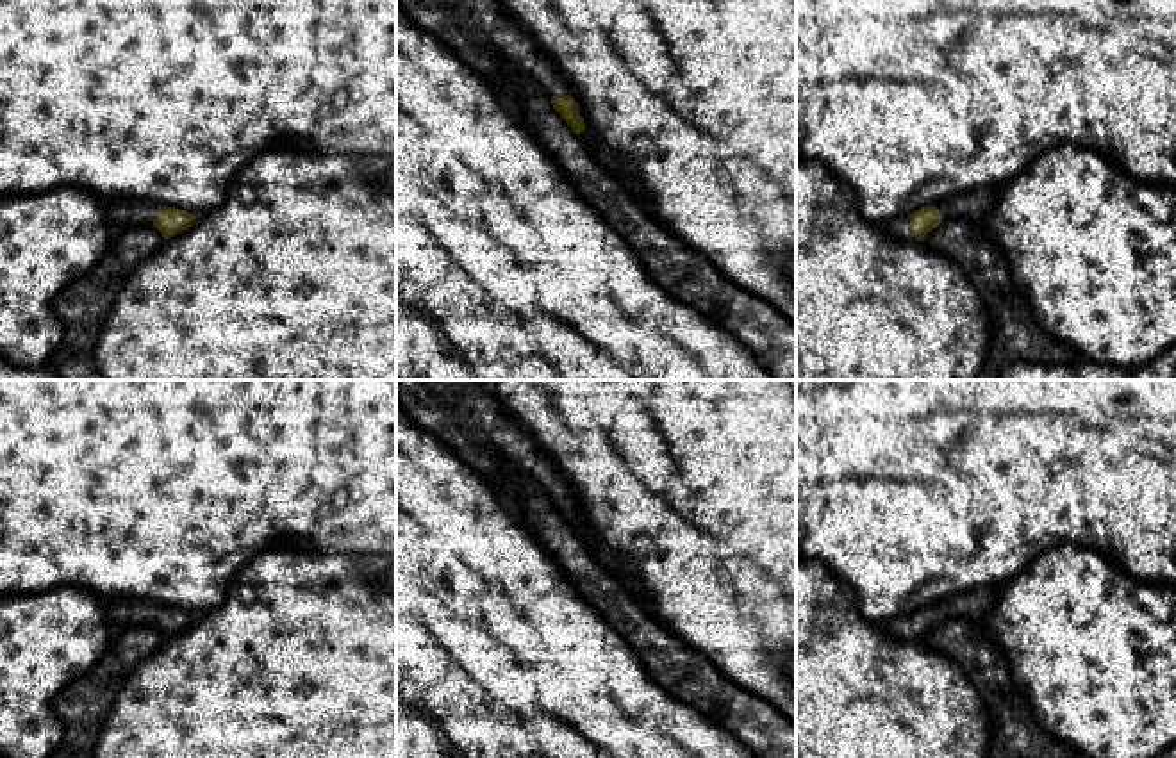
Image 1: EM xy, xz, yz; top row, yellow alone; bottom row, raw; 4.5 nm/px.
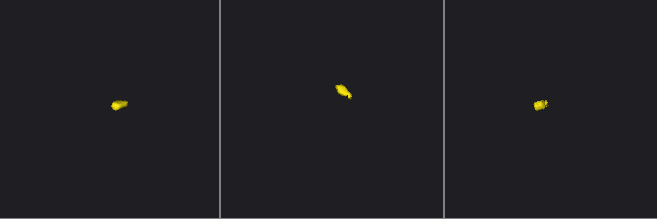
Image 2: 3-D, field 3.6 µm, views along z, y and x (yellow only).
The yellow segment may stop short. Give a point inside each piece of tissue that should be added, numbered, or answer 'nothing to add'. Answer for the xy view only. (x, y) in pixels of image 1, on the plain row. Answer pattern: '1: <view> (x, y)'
1: xy (122, 612)

